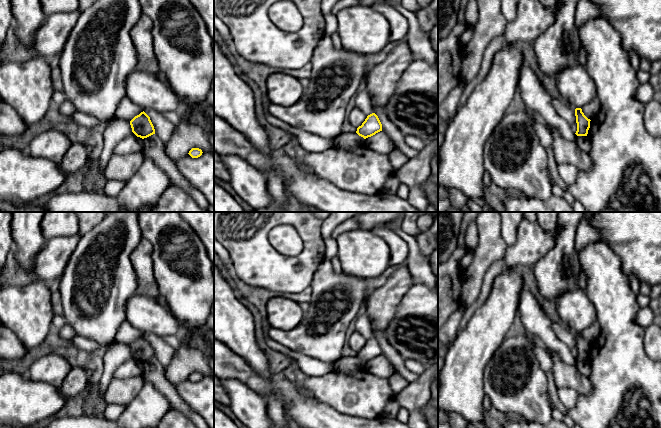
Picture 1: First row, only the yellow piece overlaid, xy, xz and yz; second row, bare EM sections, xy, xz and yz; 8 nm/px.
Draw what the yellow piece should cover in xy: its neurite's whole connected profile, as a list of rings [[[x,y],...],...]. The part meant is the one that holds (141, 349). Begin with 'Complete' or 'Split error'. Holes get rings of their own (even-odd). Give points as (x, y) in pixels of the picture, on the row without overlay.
Complete. [[[143,335],[139,339],[135,340],[130,349],[132,356],[142,363],[147,362],[155,358],[154,350],[150,344],[150,341]]]

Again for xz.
Complete. [[[375,337],[367,340],[361,350],[357,352],[356,357],[364,363],[382,355],[382,348]]]

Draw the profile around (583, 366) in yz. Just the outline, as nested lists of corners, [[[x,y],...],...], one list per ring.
[[[577,360],[575,365],[582,375],[586,377],[590,376],[591,367],[588,360]]]

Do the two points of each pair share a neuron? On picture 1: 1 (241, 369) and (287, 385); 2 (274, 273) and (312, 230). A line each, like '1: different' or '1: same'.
1: same
2: same

